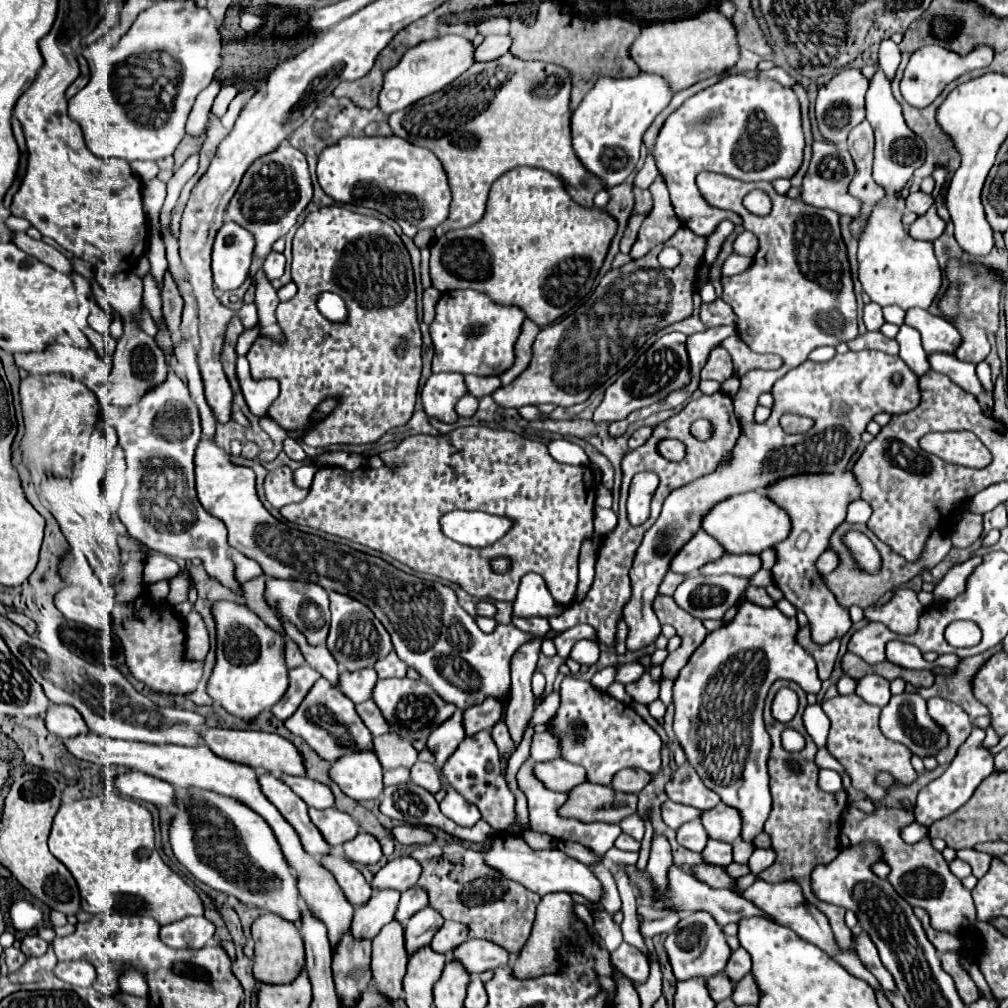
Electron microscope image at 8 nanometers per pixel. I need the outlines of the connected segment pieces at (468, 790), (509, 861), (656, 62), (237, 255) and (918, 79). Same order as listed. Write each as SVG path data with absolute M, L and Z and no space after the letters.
M487 730L475 736L467 736L459 744L455 754L445 762L443 776L461 796L465 796L467 802L479 808L483 820L487 820L495 830L507 830L511 826L511 822L515 820L515 796L509 790L505 776L501 774L499 752Z
M501 832L491 838L491 850L485 852L485 862L505 874L511 880L521 882L525 888L537 892L539 896L551 894L551 892L567 892L567 894L581 894L591 902L599 902L603 898L603 886L593 874L593 870L579 860L567 856L563 850L551 848L551 850L533 850L527 846L527 842L521 838L521 834L513 832Z
M707 10L689 18L653 21L643 26L641 36L631 46L631 58L643 72L663 76L675 92L721 74L739 60L735 26L719 10Z
M225 222L215 236L212 249L212 274L224 292L239 288L249 276L255 238L235 222Z
M977 44L975 50L971 50L967 56L957 56L955 52L949 52L941 46L925 46L925 48L917 50L909 60L903 80L901 80L901 94L911 106L927 108L943 92L943 88L949 82L953 82L955 78L959 78L961 74L965 74L969 70L987 68L991 64L991 60L993 60L993 48L987 44Z

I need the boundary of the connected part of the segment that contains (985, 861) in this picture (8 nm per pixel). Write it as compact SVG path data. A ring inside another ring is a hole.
M963 848L963 850L957 850L957 858L965 860L971 868L973 868L973 876L975 878L983 878L989 870L989 864L991 864L991 856L989 854L983 854L983 852L977 852L973 848Z

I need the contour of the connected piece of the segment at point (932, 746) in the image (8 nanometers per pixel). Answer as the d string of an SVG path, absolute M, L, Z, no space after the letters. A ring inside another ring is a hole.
M903 692L899 696L891 696L891 702L881 710L881 732L889 740L907 746L919 758L935 756L939 748L945 748L943 728L939 728L939 724L931 720L931 716L927 714L927 704L917 692Z

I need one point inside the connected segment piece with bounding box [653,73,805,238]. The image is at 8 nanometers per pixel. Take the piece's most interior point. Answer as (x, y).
(771, 145)

